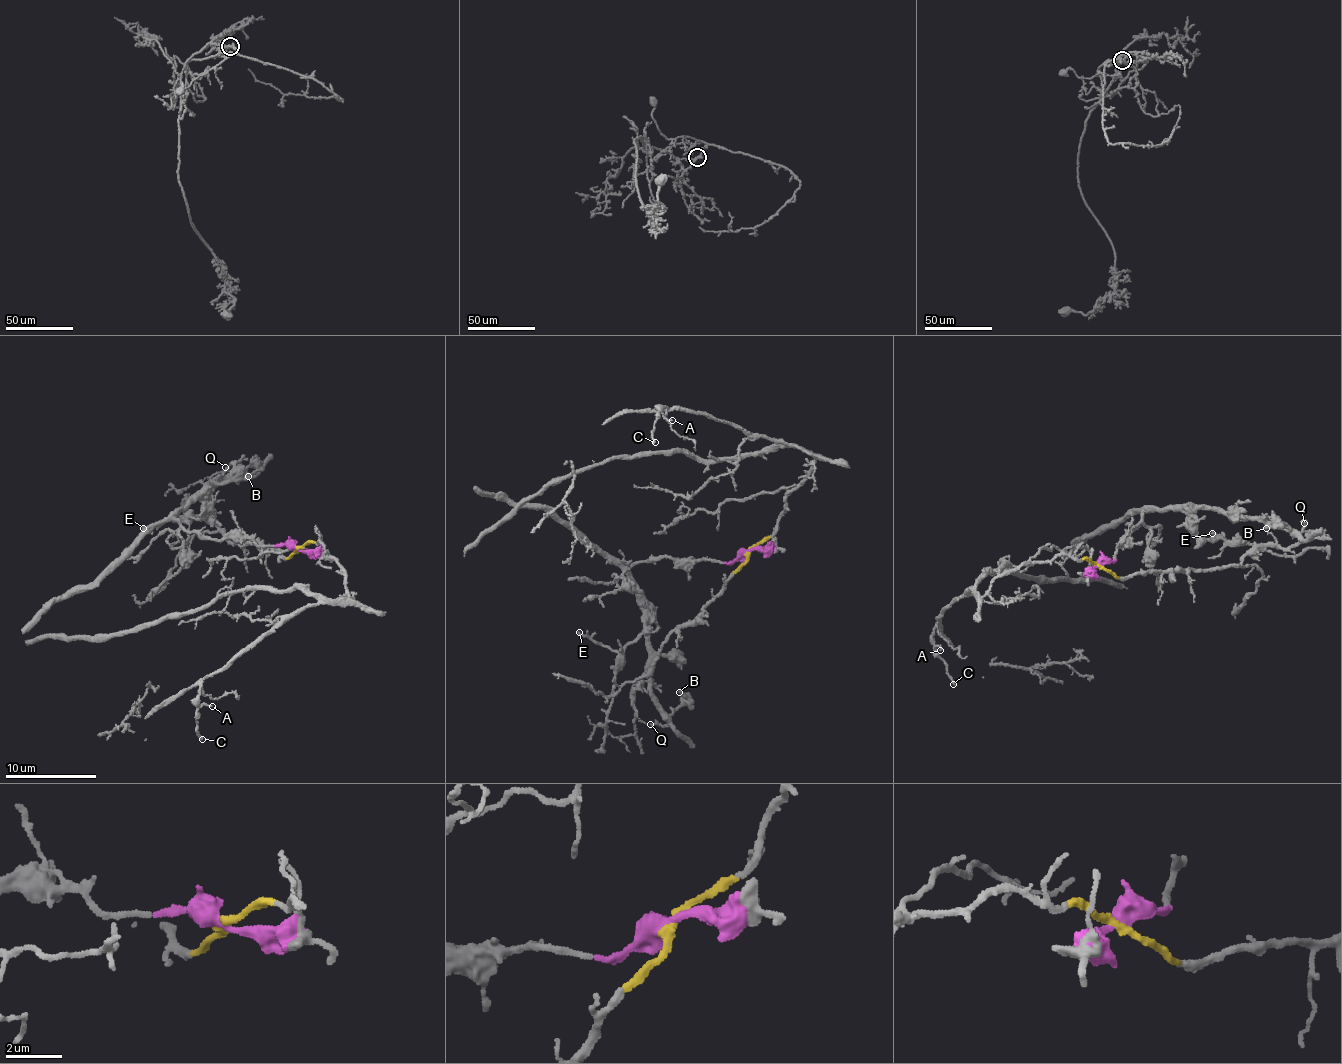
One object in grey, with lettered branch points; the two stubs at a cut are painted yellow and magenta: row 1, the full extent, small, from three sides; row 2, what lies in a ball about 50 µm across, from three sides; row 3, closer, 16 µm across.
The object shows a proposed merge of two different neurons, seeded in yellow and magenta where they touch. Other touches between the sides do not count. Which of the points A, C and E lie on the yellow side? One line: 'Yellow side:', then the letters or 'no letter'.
Yellow side: A, C

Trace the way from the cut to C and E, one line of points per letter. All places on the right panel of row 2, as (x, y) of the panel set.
C: (1098, 564), (1064, 554), (1010, 569), (981, 595), (976, 587), (957, 598), (938, 616), (932, 644), (954, 685)
E: (1098, 564), (1112, 562), (1145, 512), (1186, 511), (1201, 538), (1225, 542), (1224, 534), (1213, 532)

